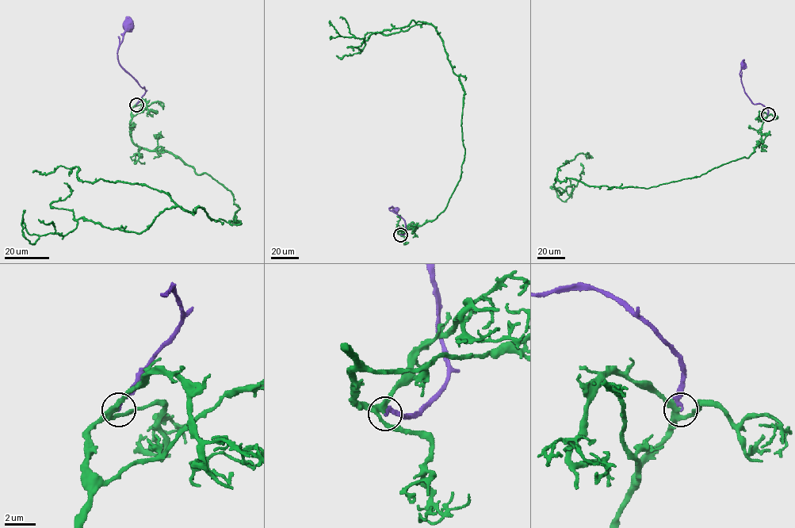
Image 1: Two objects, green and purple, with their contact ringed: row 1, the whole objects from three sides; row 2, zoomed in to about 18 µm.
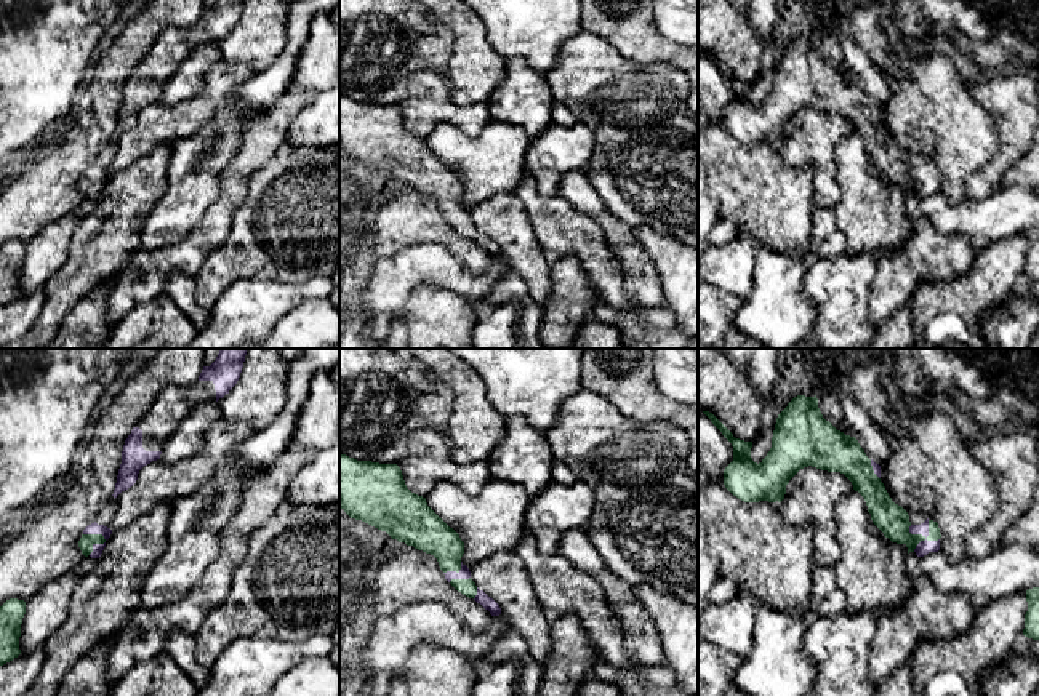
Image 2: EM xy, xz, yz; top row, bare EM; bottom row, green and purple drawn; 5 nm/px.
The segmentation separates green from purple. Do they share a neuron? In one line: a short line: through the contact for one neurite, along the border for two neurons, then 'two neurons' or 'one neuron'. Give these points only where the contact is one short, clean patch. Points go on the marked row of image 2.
one neuron

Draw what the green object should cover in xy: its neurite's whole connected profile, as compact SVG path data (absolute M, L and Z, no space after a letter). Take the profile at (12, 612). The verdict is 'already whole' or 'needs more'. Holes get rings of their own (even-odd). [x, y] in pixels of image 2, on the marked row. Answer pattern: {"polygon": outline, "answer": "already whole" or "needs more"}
{"polygon": "M10 598L0 606L0 666L21 654L19 637L26 602Z", "answer": "already whole"}

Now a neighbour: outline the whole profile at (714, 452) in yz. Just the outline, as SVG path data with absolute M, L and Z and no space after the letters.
M698 410L698 467L706 480L724 485L724 470L733 461L733 446Z

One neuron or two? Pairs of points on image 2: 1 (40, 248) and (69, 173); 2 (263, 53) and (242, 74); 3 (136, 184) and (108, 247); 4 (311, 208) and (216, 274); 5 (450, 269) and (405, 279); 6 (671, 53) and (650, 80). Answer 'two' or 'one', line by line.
1: two
2: two
3: one
4: one
5: one
6: two

